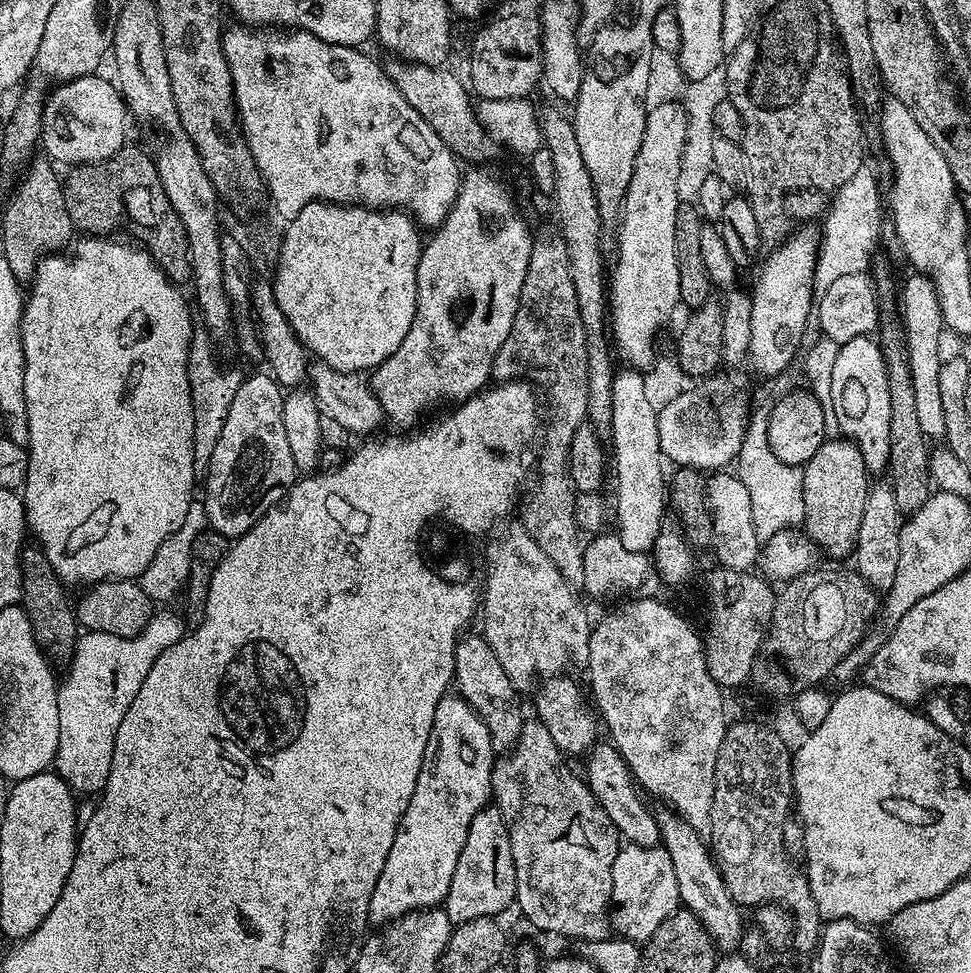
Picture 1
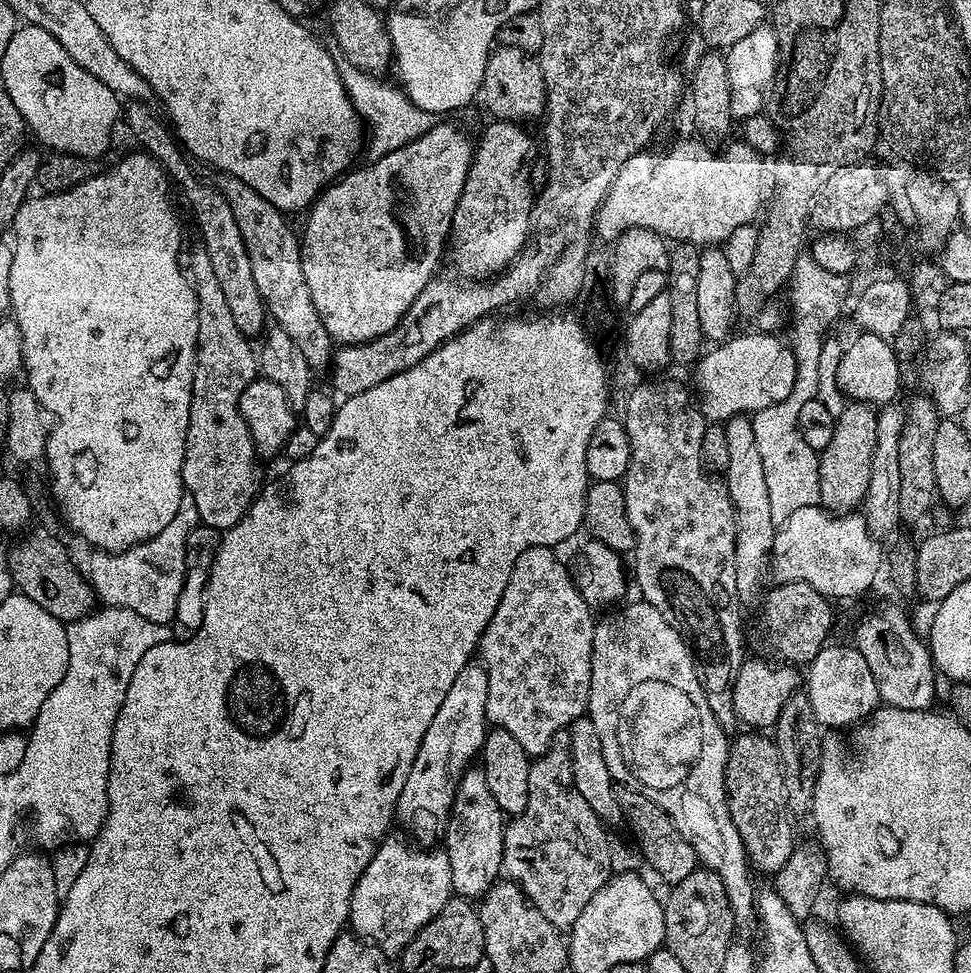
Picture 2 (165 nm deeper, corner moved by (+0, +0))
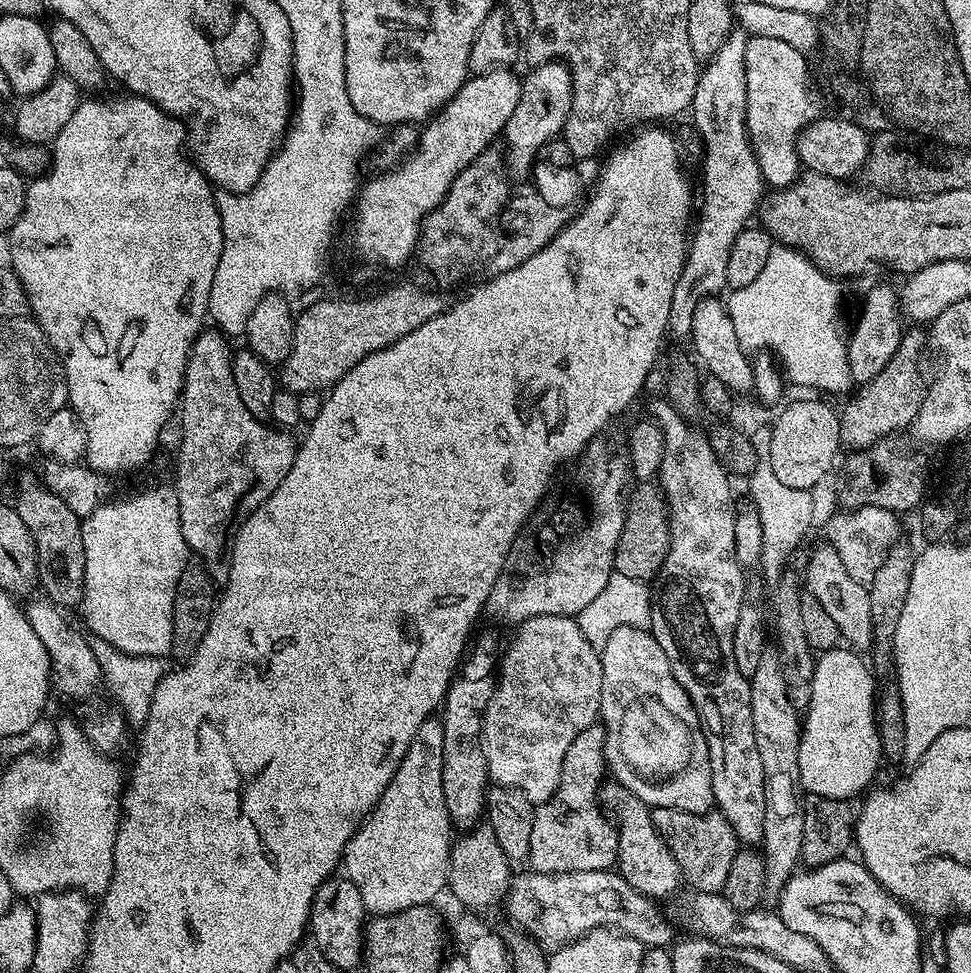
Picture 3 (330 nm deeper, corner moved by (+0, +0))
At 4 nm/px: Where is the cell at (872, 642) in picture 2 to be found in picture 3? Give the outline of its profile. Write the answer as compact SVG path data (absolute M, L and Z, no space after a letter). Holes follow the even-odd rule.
M824 542L821 548L812 552L808 560L808 580L806 576L807 595L818 598L822 602L822 610L834 618L840 635L853 649L868 650L872 646L872 622L870 620L870 591L862 582L853 578L850 570L842 562L842 558L831 543Z

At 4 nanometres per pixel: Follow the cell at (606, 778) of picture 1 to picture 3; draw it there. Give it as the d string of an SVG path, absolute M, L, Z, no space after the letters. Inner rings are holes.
M654 808L652 809L652 821L654 822L654 826L657 830L662 834L662 838L665 840L666 843L670 846L670 850L674 854L674 858L678 862L678 866L680 867L680 874L681 877L685 881L688 880L690 883L693 884L693 889L696 892L719 892L723 893L724 890L724 883L726 882L726 874L730 874L730 864L734 862L734 858L736 857L736 853L738 851L738 841L736 839L736 834L732 829L730 822L726 820L719 810L709 810L703 812L700 816L698 814L690 814L686 810L674 810L673 808Z

